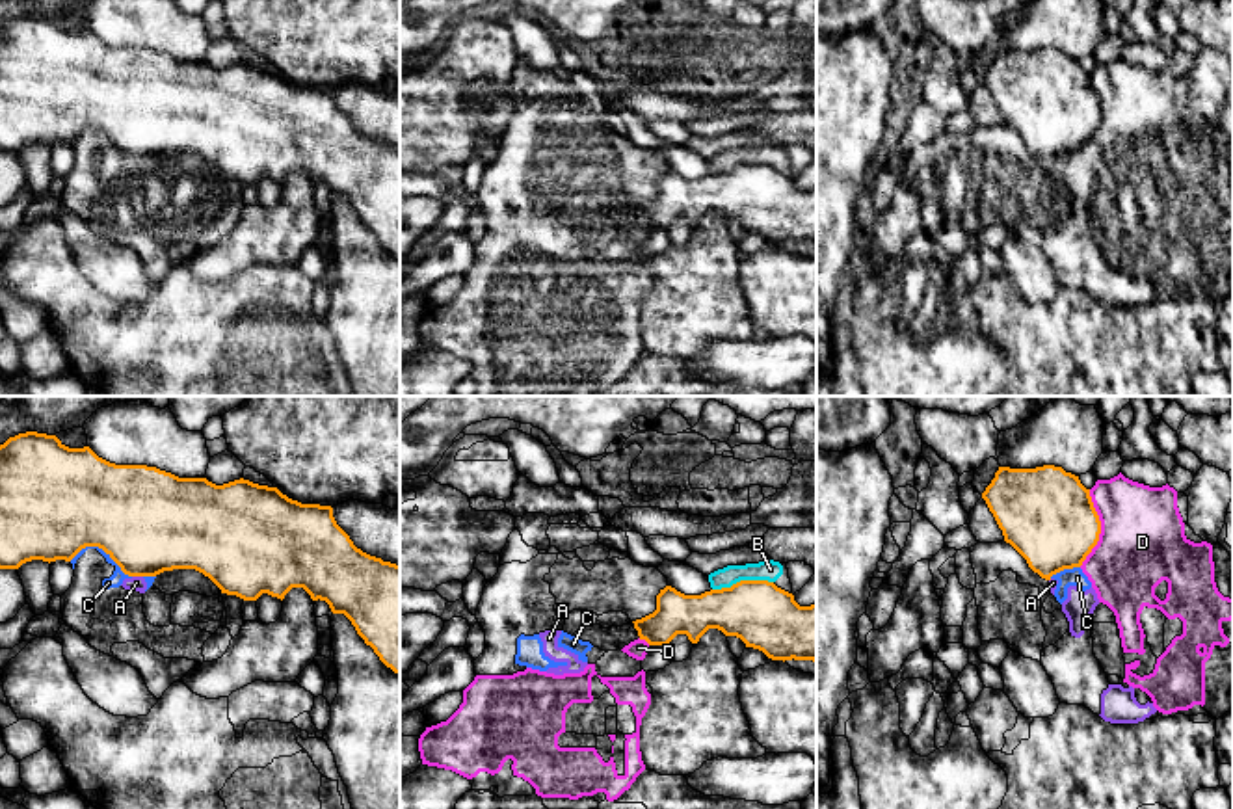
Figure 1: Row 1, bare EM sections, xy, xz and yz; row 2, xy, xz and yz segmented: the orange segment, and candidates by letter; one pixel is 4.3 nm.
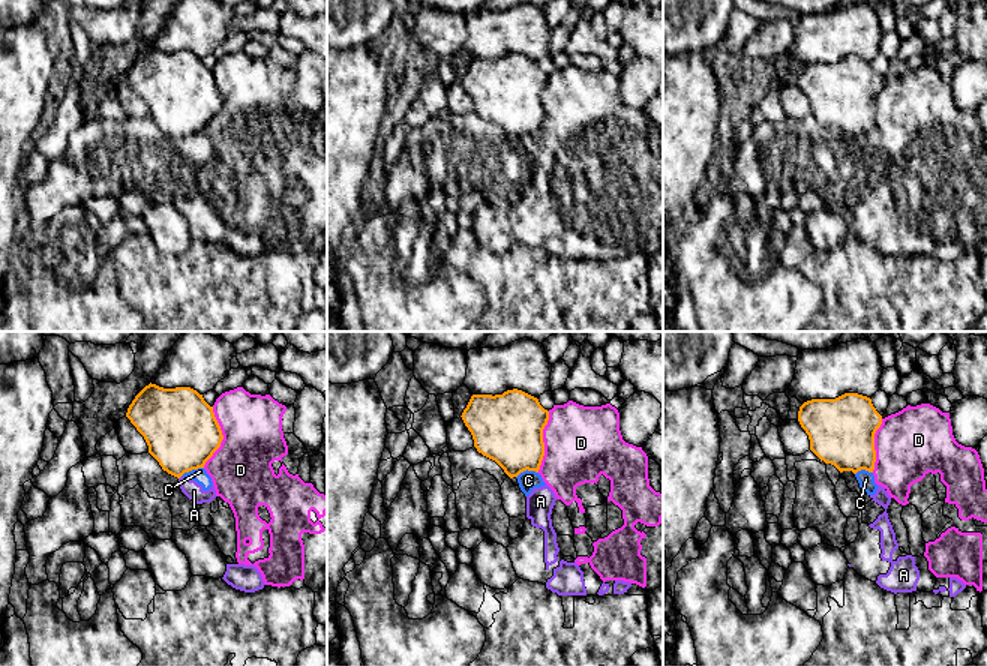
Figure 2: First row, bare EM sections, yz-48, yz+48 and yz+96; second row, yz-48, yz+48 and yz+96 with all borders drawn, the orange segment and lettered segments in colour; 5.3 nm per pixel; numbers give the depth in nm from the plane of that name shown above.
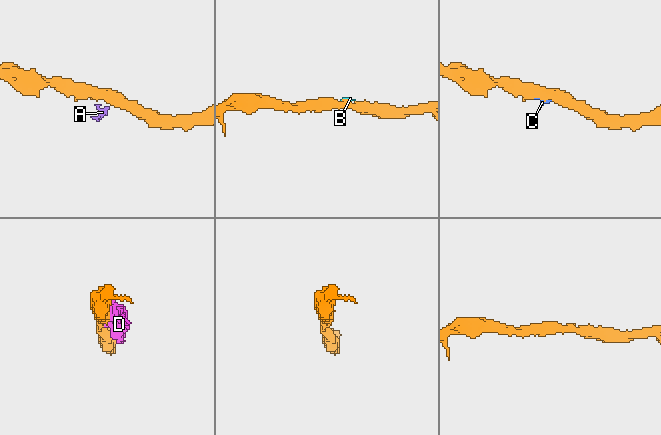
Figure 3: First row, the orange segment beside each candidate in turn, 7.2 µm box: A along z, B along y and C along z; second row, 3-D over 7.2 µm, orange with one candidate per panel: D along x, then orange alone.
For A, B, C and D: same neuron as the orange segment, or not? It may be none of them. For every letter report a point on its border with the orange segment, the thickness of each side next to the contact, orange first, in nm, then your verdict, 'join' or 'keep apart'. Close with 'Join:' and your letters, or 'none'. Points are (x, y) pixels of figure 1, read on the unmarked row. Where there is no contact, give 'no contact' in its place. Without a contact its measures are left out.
A: meets orange in xy at (138, 159); 460 nm thick on the orange side, 60 nm on the other; keep apart
B: meets orange in xz at (742, 164); 280 nm thick on the orange side, 90 nm on the other; keep apart
C: meets orange in xy at (101, 131); 460 nm thick on the orange side, 60 nm on the other; keep apart
D: meets orange in yz at (1100, 112); 400 nm thick on the orange side, 380 nm on the other; keep apart
Join: none

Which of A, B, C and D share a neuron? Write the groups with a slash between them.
A B C D

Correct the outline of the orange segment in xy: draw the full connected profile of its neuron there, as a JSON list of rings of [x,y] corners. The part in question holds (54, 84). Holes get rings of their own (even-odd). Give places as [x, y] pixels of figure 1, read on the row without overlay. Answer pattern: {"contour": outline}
{"contour": [[[26,15],[9,20],[0,28],[0,153],[19,153],[32,143],[48,147],[56,143],[71,145],[86,130],[102,132],[128,160],[156,160],[173,153],[195,153],[208,160],[221,177],[236,179],[244,184],[257,184],[262,177],[283,184],[292,171],[303,171],[312,184],[325,184],[333,197],[344,197],[379,244],[400,259],[400,149],[383,145],[357,132],[350,119],[337,108],[331,89],[301,87],[283,78],[277,71],[259,69],[244,61],[216,69],[206,61],[179,61],[156,50],[115,48],[99,41],[89,30],[69,32],[56,19]]]}

